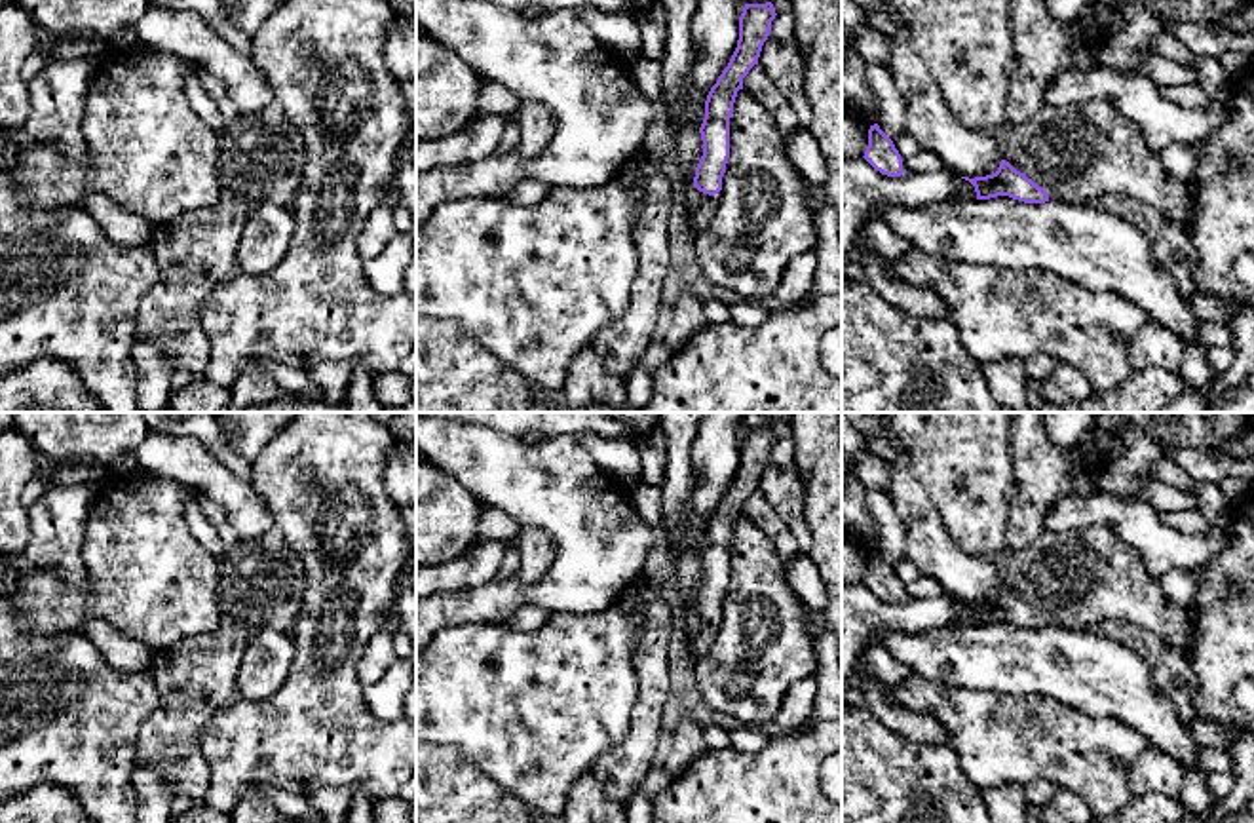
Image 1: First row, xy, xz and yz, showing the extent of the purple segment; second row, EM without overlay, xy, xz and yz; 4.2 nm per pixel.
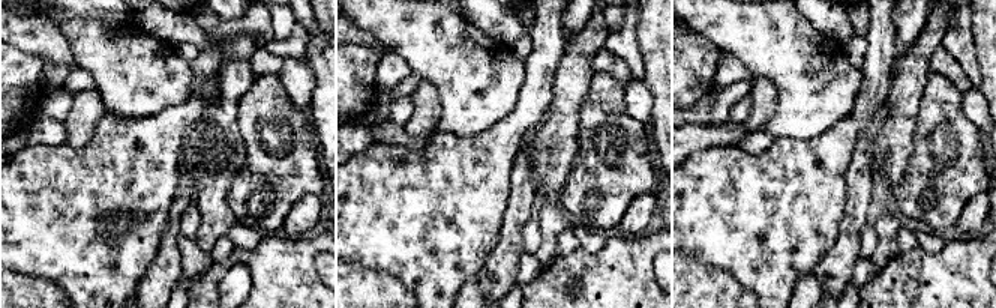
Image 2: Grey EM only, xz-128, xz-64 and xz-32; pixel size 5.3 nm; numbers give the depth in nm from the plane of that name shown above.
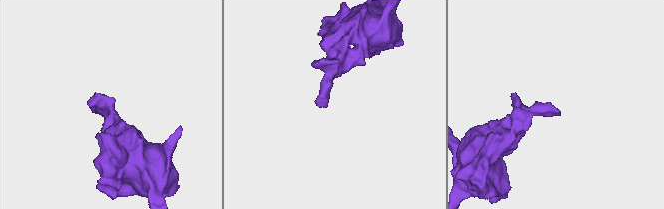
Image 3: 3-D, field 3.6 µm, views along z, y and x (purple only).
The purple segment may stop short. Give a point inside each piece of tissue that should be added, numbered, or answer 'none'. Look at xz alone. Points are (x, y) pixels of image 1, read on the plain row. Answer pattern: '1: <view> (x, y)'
1: xz (702, 641)

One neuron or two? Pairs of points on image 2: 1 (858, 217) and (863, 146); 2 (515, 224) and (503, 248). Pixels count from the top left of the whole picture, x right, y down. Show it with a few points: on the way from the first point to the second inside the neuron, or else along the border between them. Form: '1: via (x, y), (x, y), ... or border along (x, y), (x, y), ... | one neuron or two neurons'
1: via (858, 199), (861, 164) | one neuron
2: via (510, 230), (509, 242) | one neuron

